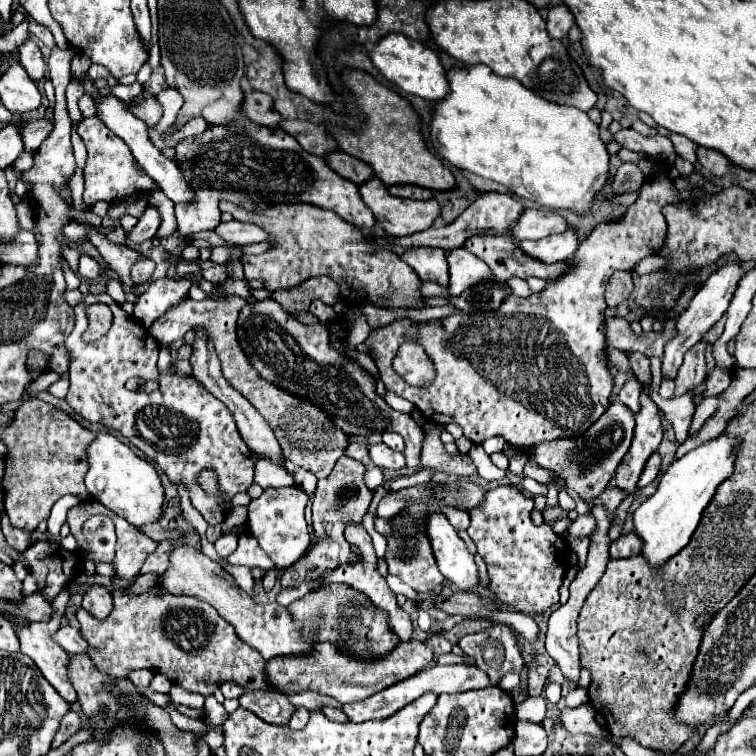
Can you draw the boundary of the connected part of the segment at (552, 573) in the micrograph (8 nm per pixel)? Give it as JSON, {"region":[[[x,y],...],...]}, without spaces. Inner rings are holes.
{"region":[[[500,485],[486,493],[484,507],[470,513],[468,535],[488,565],[494,599],[516,607],[516,611],[544,613],[558,603],[558,589],[570,567],[570,549],[566,547],[566,541],[552,531],[552,523],[566,517],[566,511],[558,505],[552,509],[546,507],[544,525],[534,525],[530,515],[532,499],[524,497],[522,491],[512,485]]]}

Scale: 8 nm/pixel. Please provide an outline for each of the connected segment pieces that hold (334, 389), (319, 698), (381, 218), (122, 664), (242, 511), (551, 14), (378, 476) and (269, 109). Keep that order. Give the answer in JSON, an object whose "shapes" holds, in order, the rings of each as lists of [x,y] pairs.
{"shapes":[[[[264,299],[248,303],[238,315],[238,341],[250,365],[258,371],[262,379],[290,391],[294,397],[302,397],[316,407],[320,407],[346,435],[372,435],[378,427],[384,431],[396,431],[406,441],[406,465],[422,469],[422,429],[412,421],[410,415],[398,413],[386,405],[386,401],[376,393],[374,377],[364,371],[358,363],[348,361],[344,355],[328,345],[328,329],[322,323],[302,325],[290,317],[280,303],[274,299]]],[[[302,691],[302,693],[286,693],[286,697],[290,699],[290,703],[294,707],[310,707],[310,711],[320,709],[324,705],[332,705],[332,707],[342,707],[334,697],[322,695],[318,691]]],[[[378,179],[360,185],[364,203],[372,209],[376,223],[392,237],[404,237],[432,227],[440,217],[440,203],[436,199],[410,201],[398,199],[386,191]]],[[[160,583],[146,593],[134,595],[114,589],[114,609],[106,619],[94,619],[86,609],[76,609],[80,631],[88,641],[88,657],[94,665],[114,679],[128,677],[134,669],[150,669],[166,675],[186,691],[212,695],[224,681],[234,681],[246,689],[274,689],[266,681],[266,663],[258,651],[242,643],[234,627],[220,617],[210,603],[172,595]]],[[[237,506],[234,507],[228,515],[226,515],[224,521],[221,524],[221,530],[223,534],[231,532],[233,527],[242,525],[246,522],[248,516],[248,507]]],[[[556,5],[550,7],[546,21],[548,21],[548,33],[554,39],[562,39],[564,35],[568,35],[570,27],[574,25],[574,15],[568,9],[564,9],[564,5]]],[[[370,464],[366,467],[366,472],[364,475],[364,481],[366,486],[371,491],[376,491],[376,489],[383,484],[383,473],[382,469]]],[[[252,91],[244,97],[242,113],[250,121],[264,125],[264,127],[270,127],[270,129],[278,129],[280,121],[282,121],[282,115],[274,109],[272,97],[266,93],[260,93],[260,91]]]]}

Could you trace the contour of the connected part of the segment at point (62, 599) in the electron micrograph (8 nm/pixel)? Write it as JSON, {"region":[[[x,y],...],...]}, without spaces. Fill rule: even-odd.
{"region":[[[66,589],[66,591],[60,591],[60,595],[57,595],[53,600],[52,607],[56,609],[56,611],[54,611],[54,619],[50,619],[48,623],[30,623],[30,625],[18,627],[16,633],[18,633],[18,639],[20,639],[20,649],[22,649],[22,653],[28,655],[28,657],[36,663],[36,667],[38,667],[40,673],[46,677],[46,681],[48,681],[68,703],[74,703],[74,701],[78,699],[78,695],[76,695],[76,691],[74,691],[74,687],[72,687],[72,683],[70,683],[70,679],[68,679],[70,655],[52,639],[54,631],[58,631],[58,627],[60,627],[60,619],[62,619],[62,615],[64,615],[68,597],[70,597],[70,591]]]}

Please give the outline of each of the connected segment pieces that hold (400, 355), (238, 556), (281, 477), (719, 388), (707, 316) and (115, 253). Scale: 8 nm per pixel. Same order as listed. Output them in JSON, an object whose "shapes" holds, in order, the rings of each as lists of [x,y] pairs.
{"shapes":[[[[404,341],[394,359],[392,359],[392,369],[410,385],[430,385],[434,381],[434,365],[428,359],[426,351],[414,343],[414,341]]],[[[244,533],[240,535],[240,543],[238,543],[238,549],[226,559],[228,563],[232,565],[246,565],[246,567],[260,567],[264,571],[270,571],[270,567],[274,563],[270,563],[270,557],[260,549],[258,541],[250,535],[250,533]]],[[[268,461],[256,463],[254,481],[264,489],[266,487],[292,487],[294,485],[294,477],[286,467],[282,467],[280,463],[268,463]]],[[[714,369],[712,371],[712,375],[708,377],[708,381],[706,381],[706,391],[700,395],[700,397],[696,397],[694,399],[694,405],[698,405],[704,397],[712,397],[712,395],[720,395],[722,391],[726,391],[726,387],[730,385],[730,379],[732,379],[732,373],[728,373],[728,371],[724,371],[724,369]]],[[[728,263],[722,269],[718,269],[714,275],[710,275],[710,279],[702,285],[702,289],[692,297],[688,307],[678,315],[678,319],[676,319],[676,335],[664,347],[664,357],[662,357],[662,375],[664,375],[664,379],[674,379],[678,375],[678,367],[682,365],[684,353],[692,345],[696,345],[708,333],[708,329],[726,313],[728,303],[730,303],[730,299],[732,299],[732,295],[736,291],[740,273],[742,273],[742,269],[740,269],[738,263]]],[[[94,229],[90,231],[90,243],[100,251],[102,259],[106,263],[110,263],[112,269],[120,275],[122,289],[126,293],[126,299],[130,303],[136,303],[138,301],[138,295],[134,293],[136,283],[130,279],[130,267],[142,257],[142,253],[138,249],[130,249],[126,245],[114,245],[104,235],[98,235]]]]}

